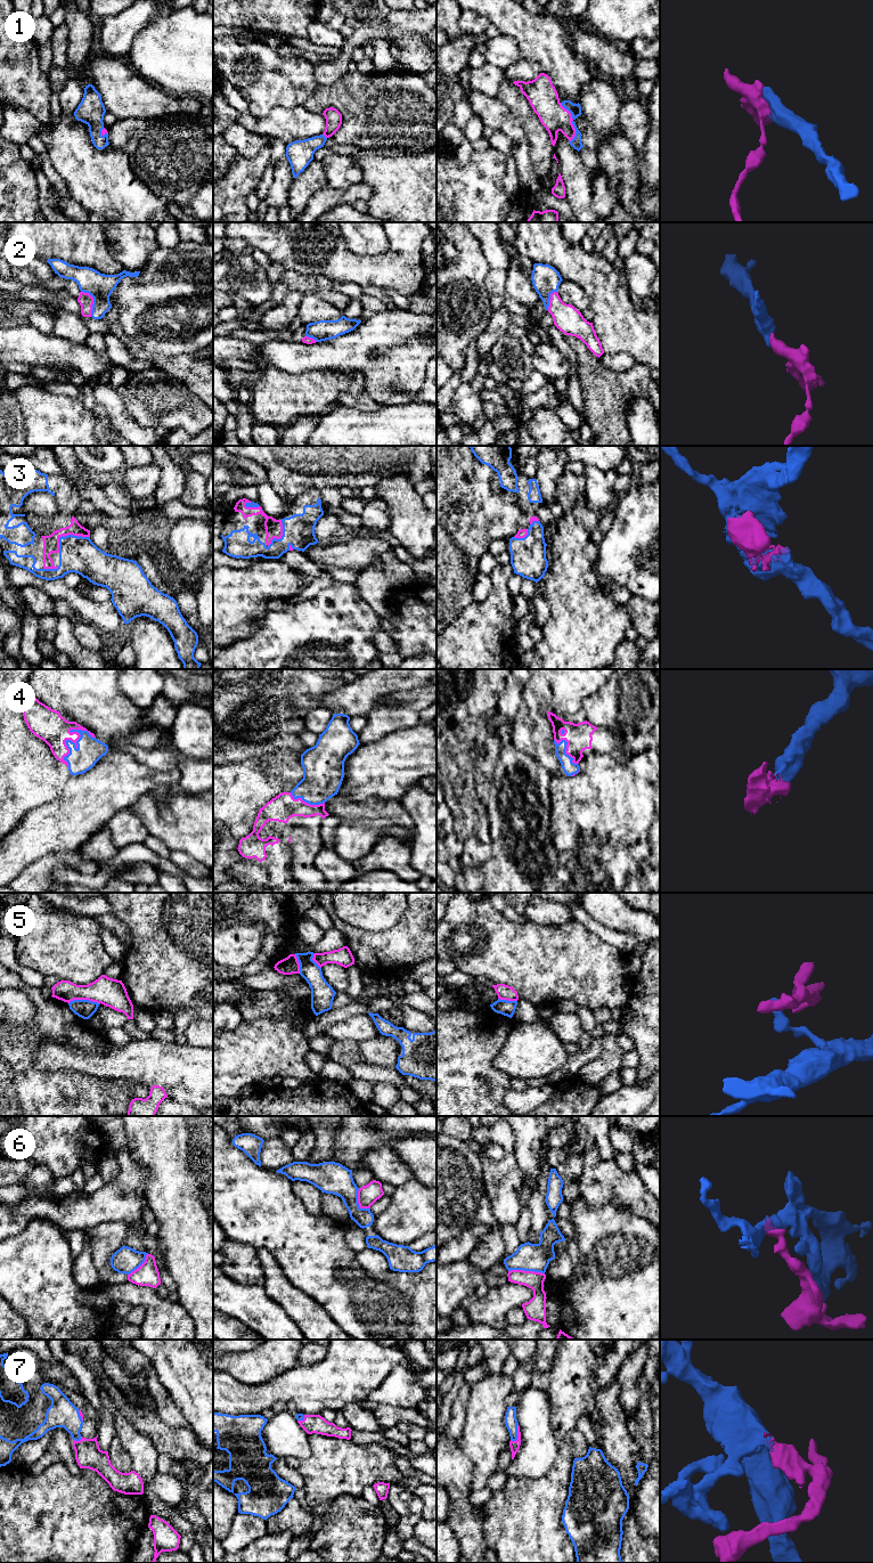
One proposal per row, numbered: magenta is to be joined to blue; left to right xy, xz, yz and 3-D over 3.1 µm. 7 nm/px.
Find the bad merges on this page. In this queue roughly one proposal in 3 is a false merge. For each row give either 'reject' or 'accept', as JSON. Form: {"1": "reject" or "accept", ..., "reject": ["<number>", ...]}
{"1": "accept", "2": "accept", "3": "accept", "4": "accept", "5": "reject", "6": "accept", "7": "accept", "reject": ["5"]}

